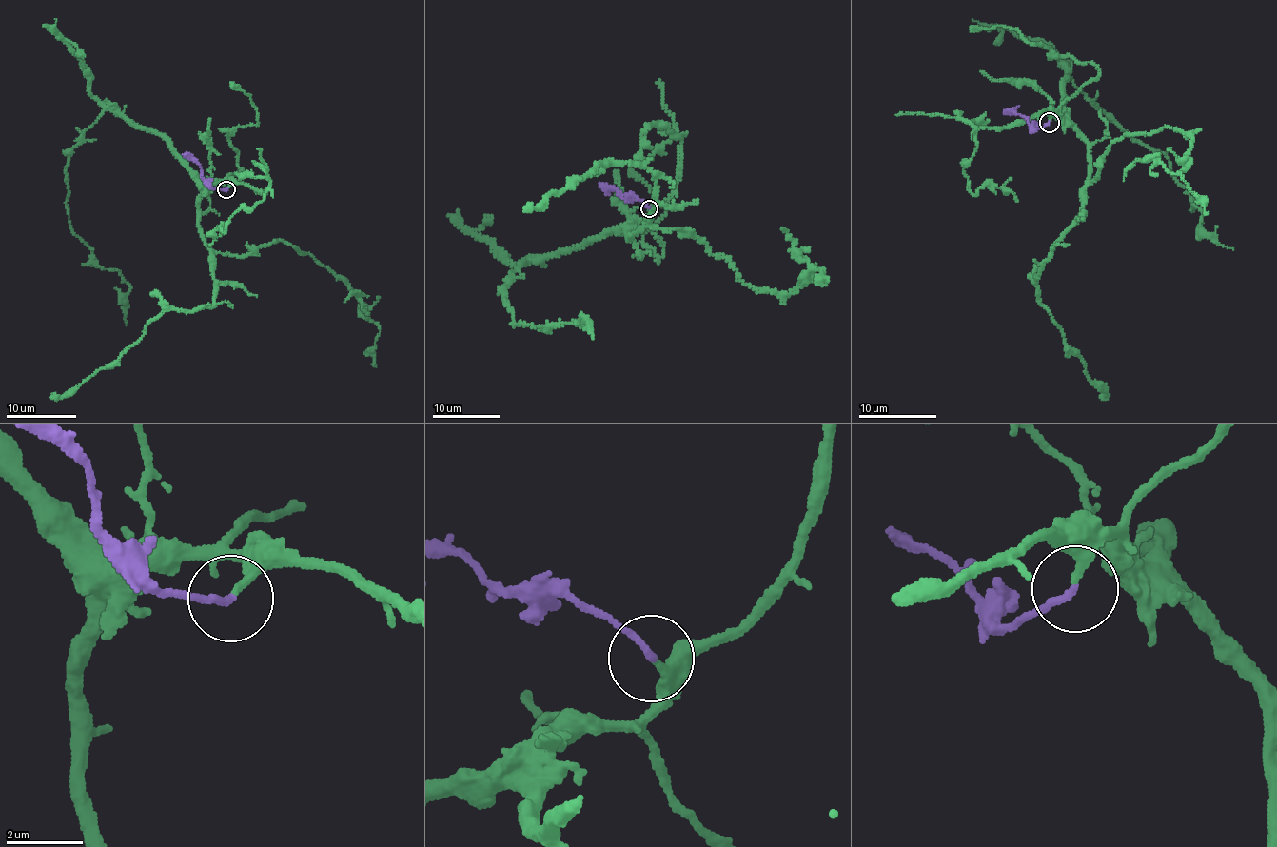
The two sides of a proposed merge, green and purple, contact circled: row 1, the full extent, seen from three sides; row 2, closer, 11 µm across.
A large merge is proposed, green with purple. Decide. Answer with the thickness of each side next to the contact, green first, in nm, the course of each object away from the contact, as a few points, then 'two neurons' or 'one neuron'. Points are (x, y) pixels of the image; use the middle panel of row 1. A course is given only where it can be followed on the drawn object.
calibres 220 and 170 nm; course green (648, 208), (648, 217), (624, 229), (518, 266), (505, 290), (513, 324), (587, 320), (594, 339); course purple (648, 207), (599, 184); one neuron

